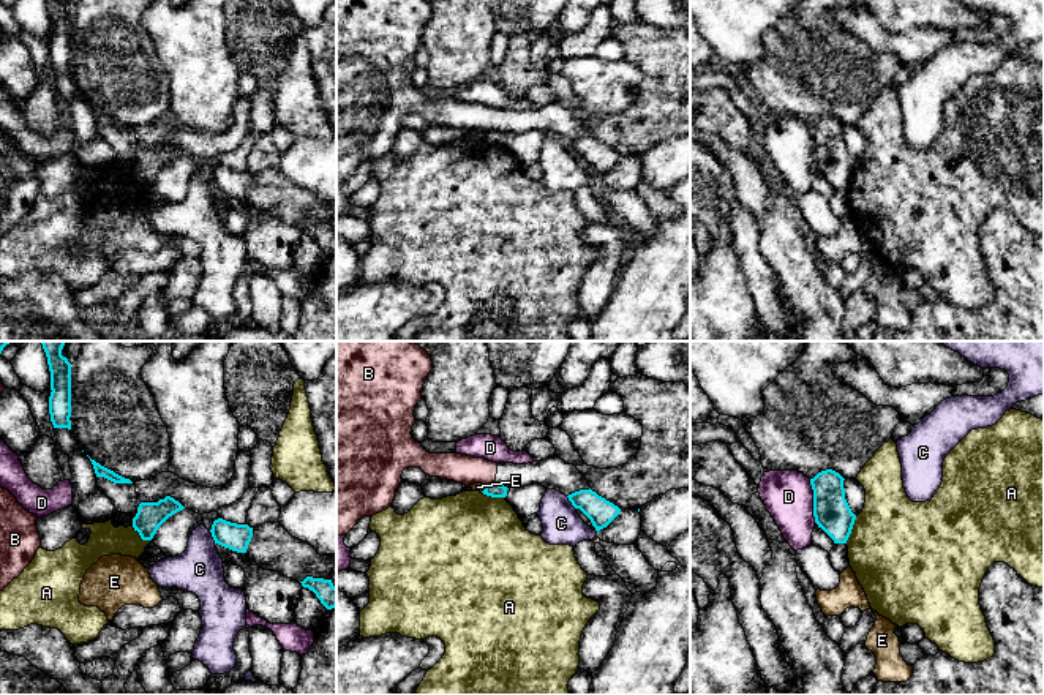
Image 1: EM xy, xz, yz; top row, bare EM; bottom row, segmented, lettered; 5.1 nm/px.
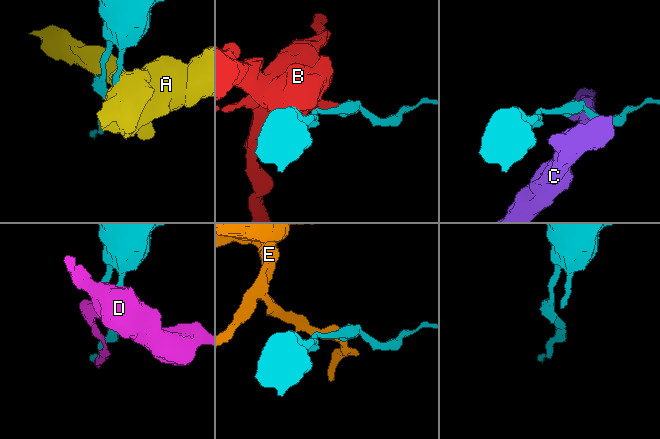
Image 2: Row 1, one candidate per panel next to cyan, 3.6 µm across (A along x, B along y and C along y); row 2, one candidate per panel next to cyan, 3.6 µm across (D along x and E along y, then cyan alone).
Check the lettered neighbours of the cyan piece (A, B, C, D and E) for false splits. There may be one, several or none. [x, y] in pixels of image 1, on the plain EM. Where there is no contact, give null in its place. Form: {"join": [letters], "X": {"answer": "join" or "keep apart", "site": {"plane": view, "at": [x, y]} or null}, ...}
{"join": [], "A": {"answer": "keep apart", "site": {"plane": "yz", "at": [852, 174]}}, "B": {"answer": "keep apart", "site": {"plane": "xz", "at": [490, 130]}}, "C": {"answer": "keep apart", "site": {"plane": "xz", "at": [570, 147]}}, "D": {"answer": "keep apart", "site": {"plane": "yz", "at": [814, 147]}}, "E": {"answer": "keep apart", "site": {"plane": "xz", "at": [485, 135]}}}

